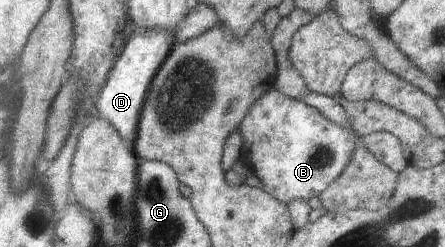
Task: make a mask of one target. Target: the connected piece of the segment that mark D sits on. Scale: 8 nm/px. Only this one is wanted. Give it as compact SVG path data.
M136 29L126 42L126 48L120 54L96 100L95 115L104 118L129 144L133 144L138 136L138 122L140 122L140 114L142 114L150 84L158 74L160 66L164 64L164 60L168 58L174 44L175 38L166 30Z

